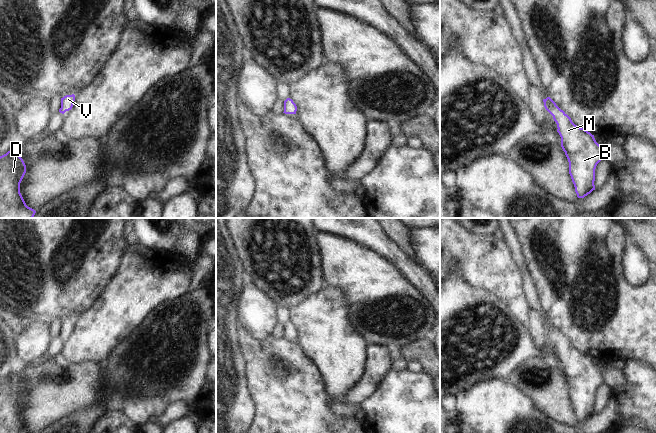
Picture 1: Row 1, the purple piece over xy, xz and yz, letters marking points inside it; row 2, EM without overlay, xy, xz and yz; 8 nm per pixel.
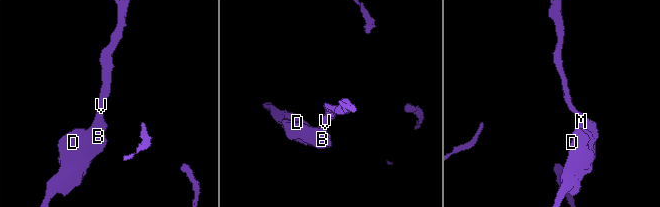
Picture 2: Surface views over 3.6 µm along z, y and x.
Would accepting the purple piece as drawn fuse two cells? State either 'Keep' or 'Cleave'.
Keep

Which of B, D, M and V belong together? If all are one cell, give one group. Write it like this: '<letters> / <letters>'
B D M V

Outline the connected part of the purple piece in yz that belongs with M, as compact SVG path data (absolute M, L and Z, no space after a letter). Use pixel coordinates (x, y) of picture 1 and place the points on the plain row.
M550 321L543 323L543 326L557 348L561 371L569 386L569 398L577 421L584 422L595 414L595 393L603 383L601 370L594 359L575 349Z

